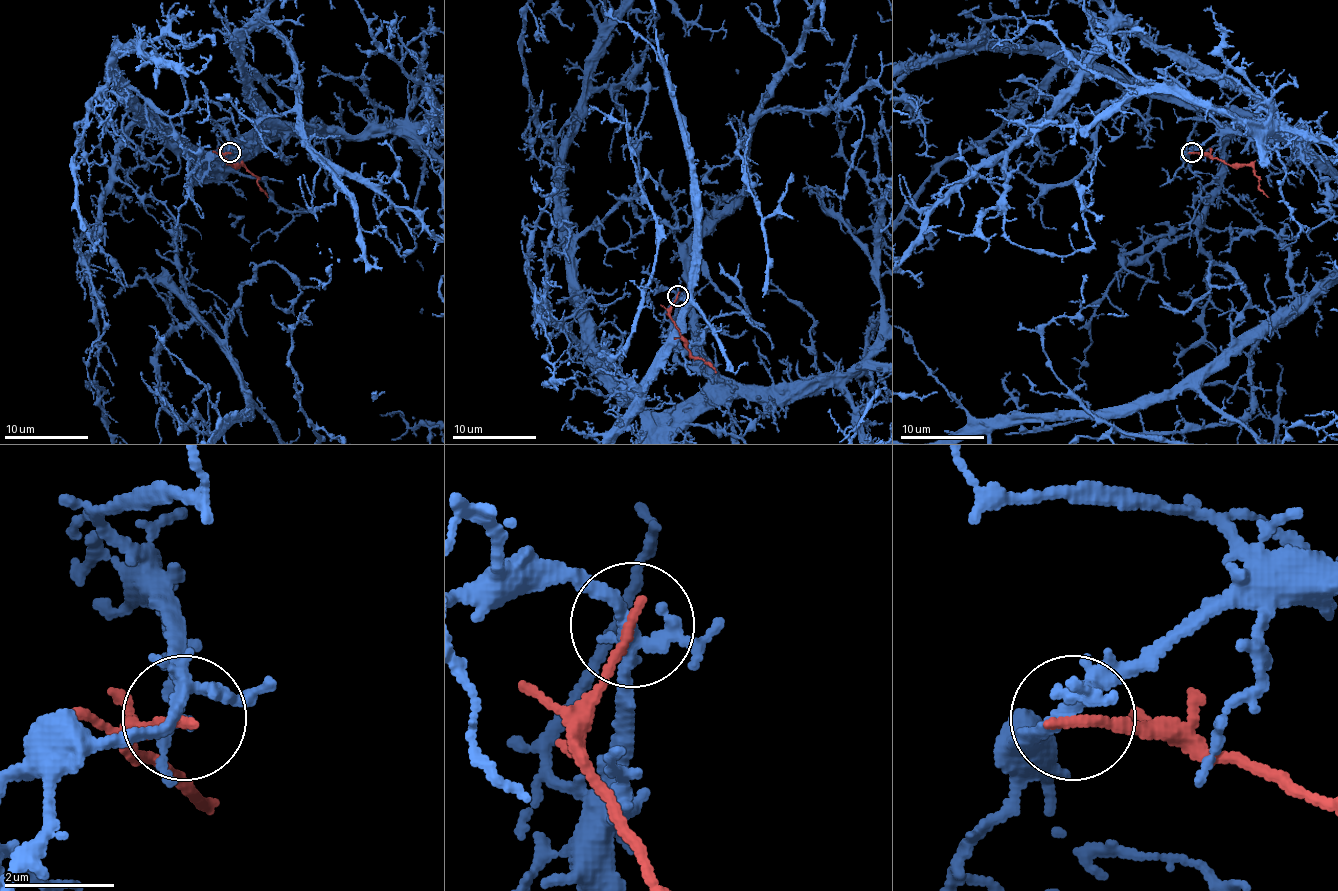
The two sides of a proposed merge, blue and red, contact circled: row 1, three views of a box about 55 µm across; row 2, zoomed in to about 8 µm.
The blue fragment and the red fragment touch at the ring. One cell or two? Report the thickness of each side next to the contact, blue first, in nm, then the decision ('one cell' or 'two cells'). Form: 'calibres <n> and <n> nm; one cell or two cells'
calibres 200 and 190 nm; two cells

